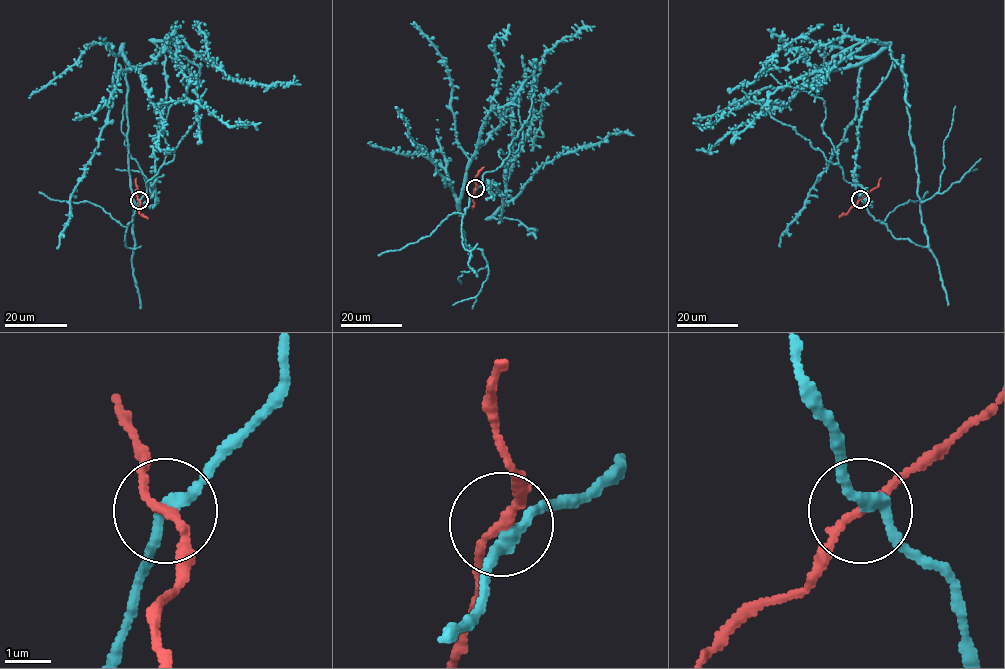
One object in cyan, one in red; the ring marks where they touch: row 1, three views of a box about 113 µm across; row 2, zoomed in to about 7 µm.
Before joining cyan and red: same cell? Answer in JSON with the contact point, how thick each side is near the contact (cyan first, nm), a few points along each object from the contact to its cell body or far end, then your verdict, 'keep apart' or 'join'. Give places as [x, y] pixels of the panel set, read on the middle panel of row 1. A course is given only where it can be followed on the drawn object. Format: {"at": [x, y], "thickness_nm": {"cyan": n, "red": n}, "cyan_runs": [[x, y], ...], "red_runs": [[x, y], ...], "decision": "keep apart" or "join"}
{"at": [475, 188], "thickness_nm": {"cyan": 220, "red": 170}, "cyan_runs": [[475, 188], [501, 165], [528, 119], [535, 76], [487, 117], [458, 199], [395, 106]], "red_runs": [[475, 188], [472, 209]], "decision": "keep apart"}

